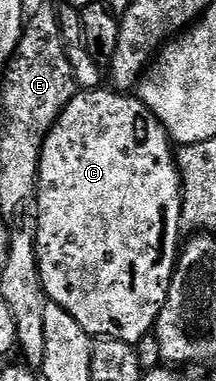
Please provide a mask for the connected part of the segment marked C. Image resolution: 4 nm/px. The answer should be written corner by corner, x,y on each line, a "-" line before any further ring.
111,87
85,89
77,92
70,103
62,111
62,115
54,123
54,127
44,140
40,156
40,194
36,200
40,222
36,228
36,258
40,264
40,285
49,301
58,303
93,339
118,339
134,346
141,344
144,336
153,332
162,307
168,298
172,276
176,270
177,260
182,252
182,222
184,220
184,182
180,169
176,166
176,153
173,142
164,125
142,103
139,96
128,91
117,91

